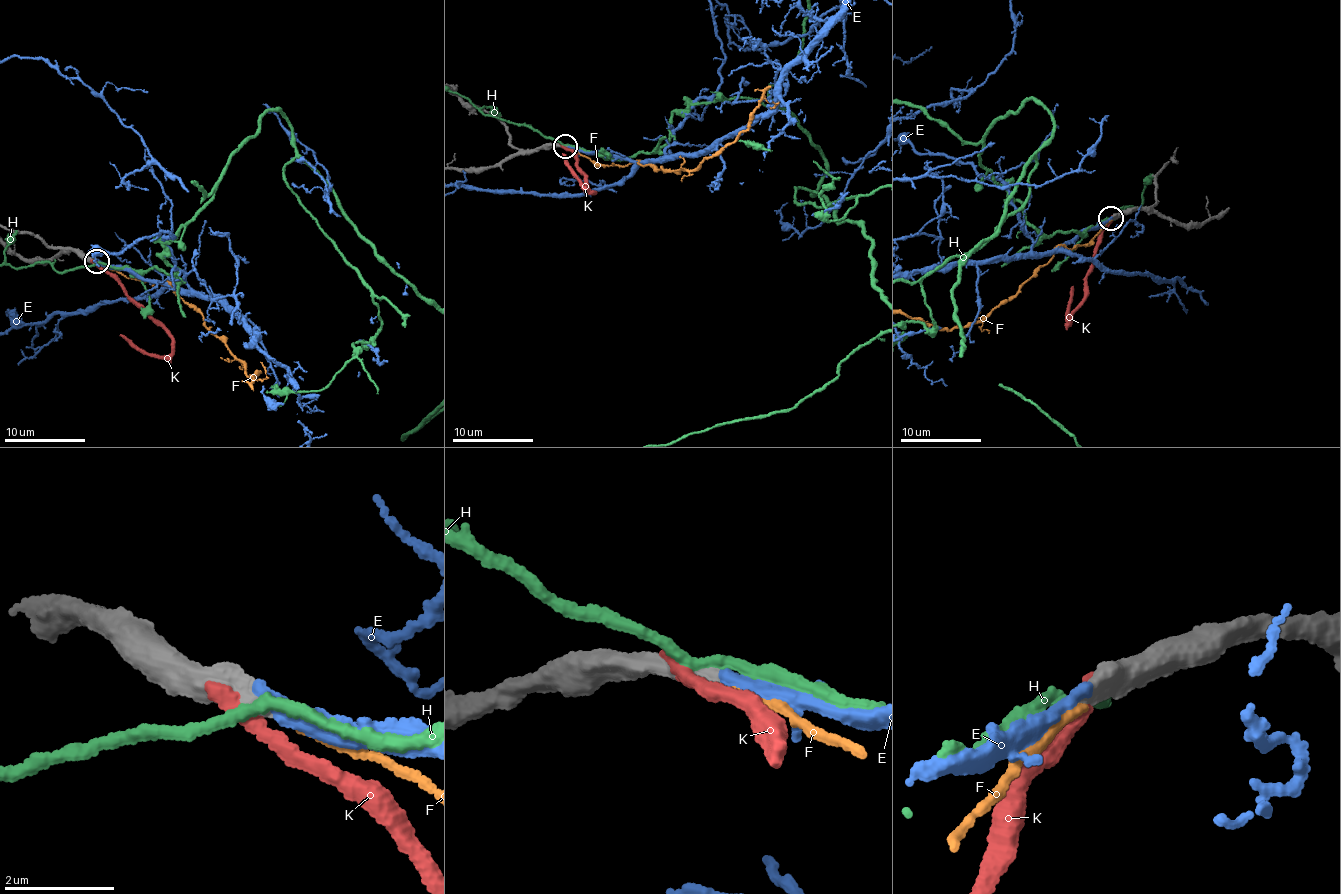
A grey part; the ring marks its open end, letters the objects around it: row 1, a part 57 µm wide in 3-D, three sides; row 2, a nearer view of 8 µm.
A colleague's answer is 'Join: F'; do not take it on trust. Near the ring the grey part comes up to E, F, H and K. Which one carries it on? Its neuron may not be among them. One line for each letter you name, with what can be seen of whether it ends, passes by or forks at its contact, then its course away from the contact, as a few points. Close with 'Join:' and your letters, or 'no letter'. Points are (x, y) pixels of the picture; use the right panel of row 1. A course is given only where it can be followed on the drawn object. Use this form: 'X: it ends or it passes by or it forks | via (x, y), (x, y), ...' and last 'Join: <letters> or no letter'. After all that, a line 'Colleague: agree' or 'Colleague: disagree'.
E: it ends
Join: E
Colleague: disagree

